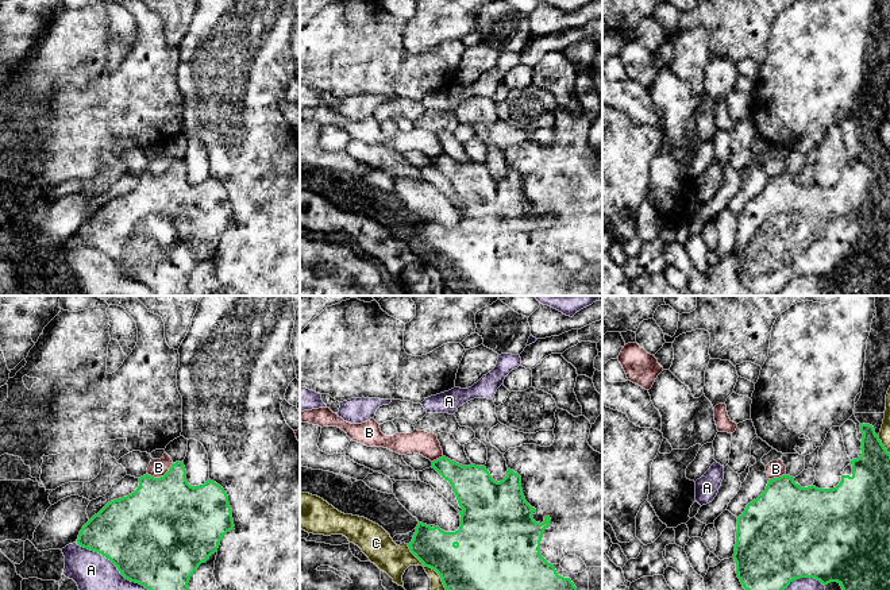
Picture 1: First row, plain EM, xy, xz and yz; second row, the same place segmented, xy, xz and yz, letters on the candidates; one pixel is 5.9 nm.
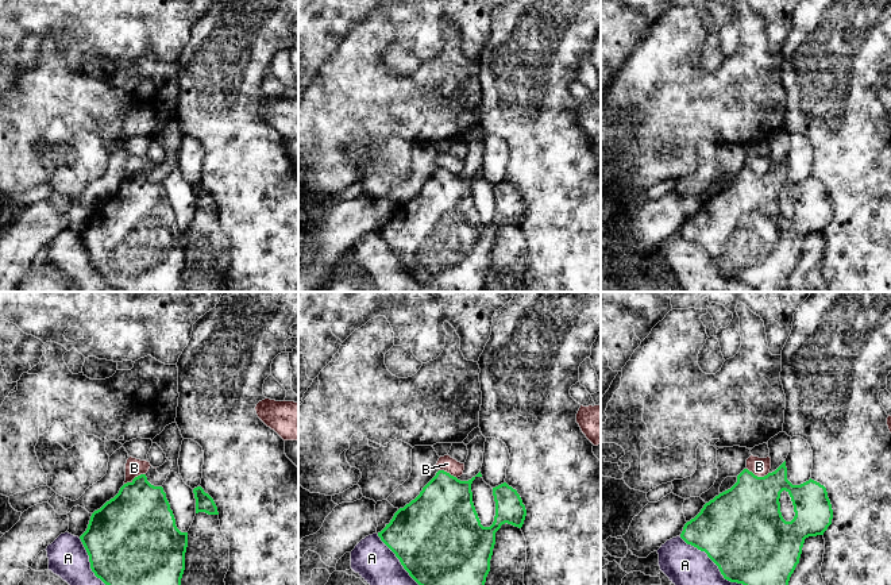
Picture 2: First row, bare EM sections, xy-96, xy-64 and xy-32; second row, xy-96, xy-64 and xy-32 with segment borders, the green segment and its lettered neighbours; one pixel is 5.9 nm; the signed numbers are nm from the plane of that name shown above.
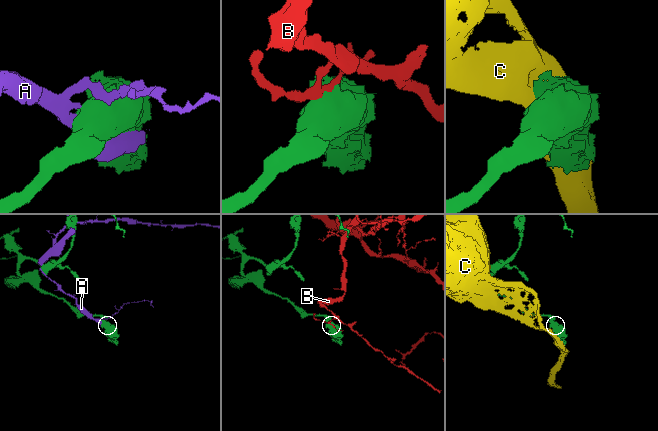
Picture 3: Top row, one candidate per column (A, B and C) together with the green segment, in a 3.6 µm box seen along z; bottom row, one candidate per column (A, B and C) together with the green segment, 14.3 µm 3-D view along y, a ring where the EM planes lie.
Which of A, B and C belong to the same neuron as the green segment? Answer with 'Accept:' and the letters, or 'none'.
Accept: none

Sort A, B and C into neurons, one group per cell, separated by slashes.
A / B / C

